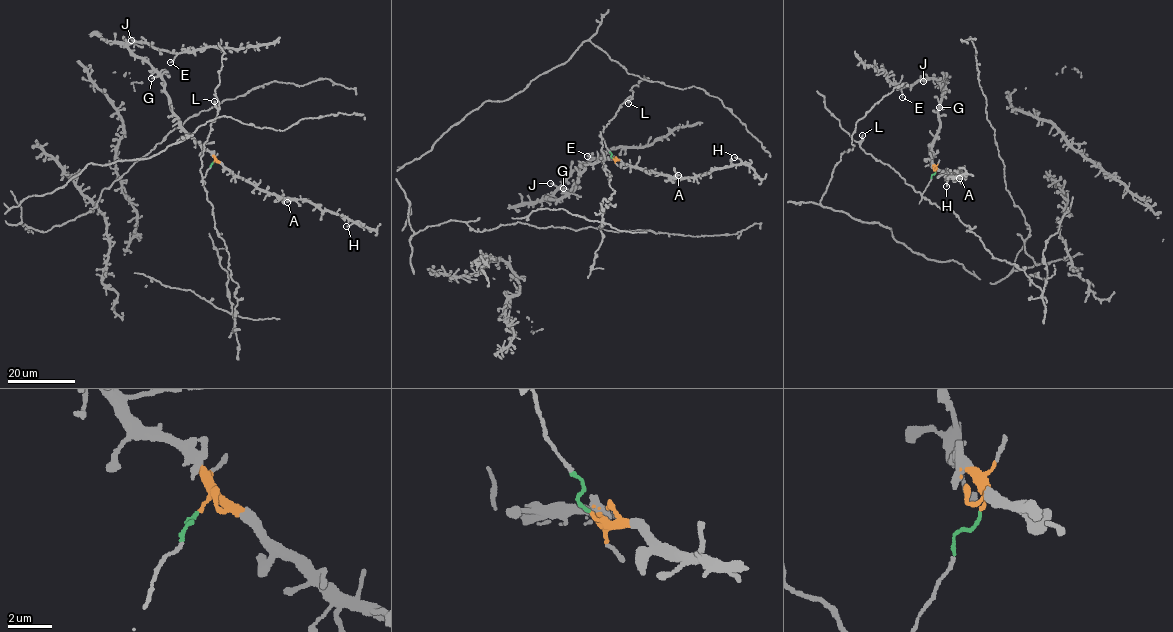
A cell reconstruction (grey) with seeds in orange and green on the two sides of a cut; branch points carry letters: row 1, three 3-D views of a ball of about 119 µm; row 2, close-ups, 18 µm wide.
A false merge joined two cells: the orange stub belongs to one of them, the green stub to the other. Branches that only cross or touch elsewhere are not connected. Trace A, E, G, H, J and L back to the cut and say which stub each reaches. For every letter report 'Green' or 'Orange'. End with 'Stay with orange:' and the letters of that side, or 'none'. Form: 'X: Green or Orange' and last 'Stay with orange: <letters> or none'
A: Orange
E: Orange
G: Orange
H: Orange
J: Orange
L: Green
Stay with orange: A, E, G, H, J

